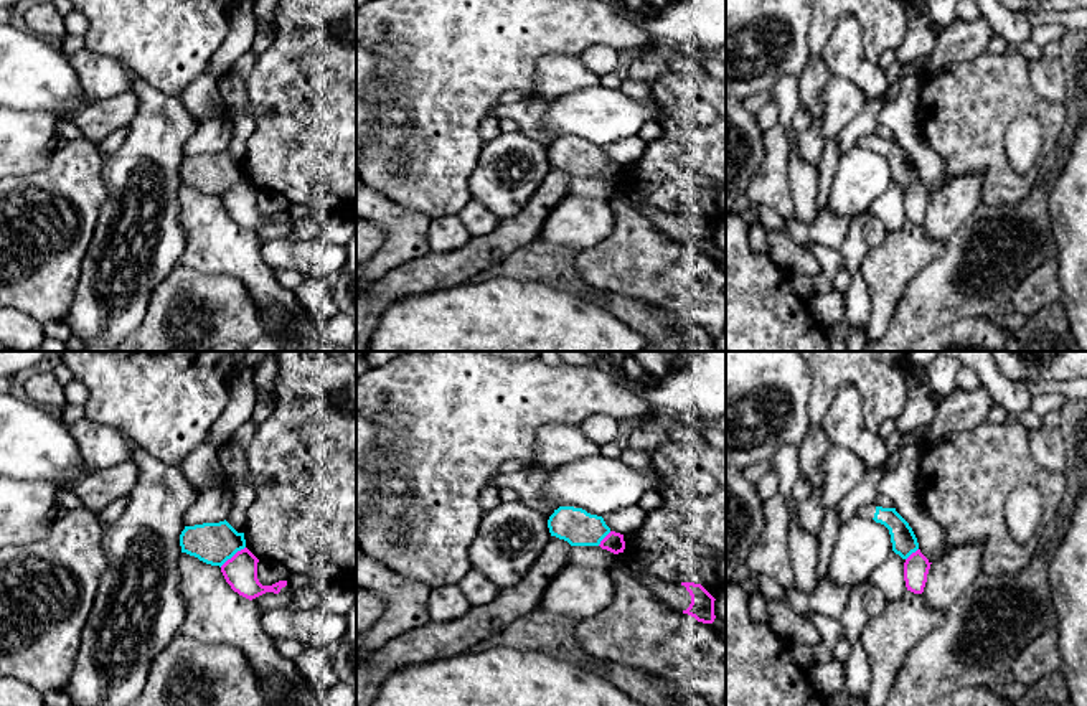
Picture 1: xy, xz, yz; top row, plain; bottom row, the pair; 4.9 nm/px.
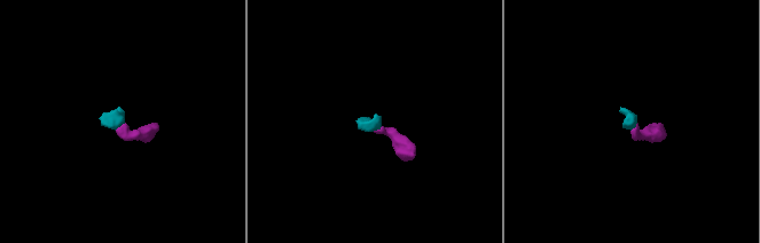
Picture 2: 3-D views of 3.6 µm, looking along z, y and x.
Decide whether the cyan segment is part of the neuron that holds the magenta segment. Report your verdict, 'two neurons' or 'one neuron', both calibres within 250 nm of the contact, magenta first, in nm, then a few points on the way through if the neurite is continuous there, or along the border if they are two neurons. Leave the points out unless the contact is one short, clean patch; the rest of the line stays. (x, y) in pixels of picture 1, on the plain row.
two neurons; 160 nm thick on the magenta side, 200 nm on the other; border along xy (244, 177), (220, 197)

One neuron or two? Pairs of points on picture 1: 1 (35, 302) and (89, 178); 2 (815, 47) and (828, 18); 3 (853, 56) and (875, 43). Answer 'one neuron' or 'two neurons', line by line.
1: one neuron
2: one neuron
3: two neurons

